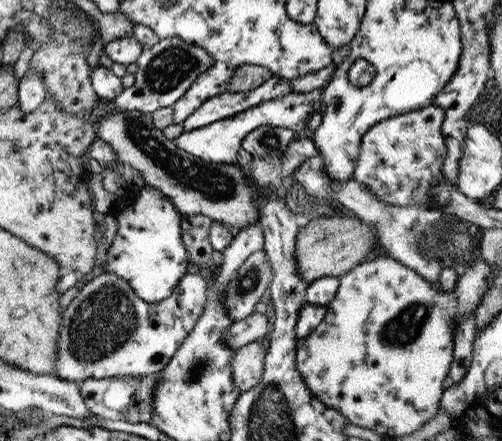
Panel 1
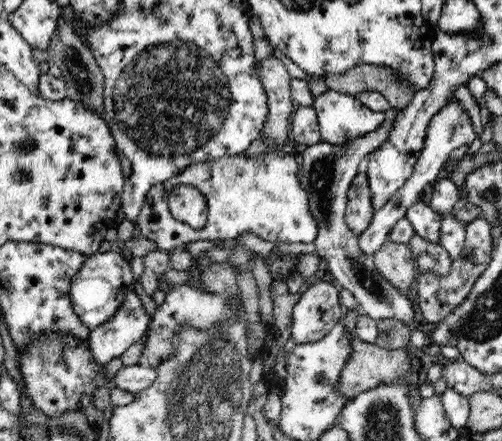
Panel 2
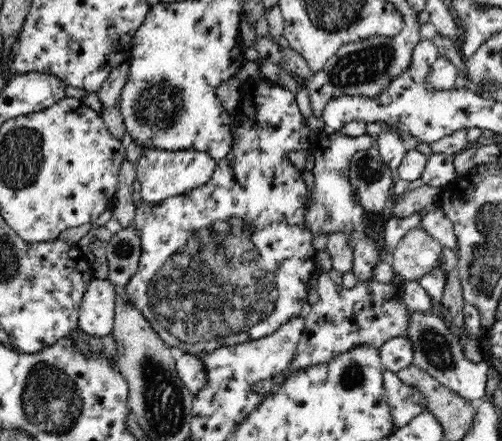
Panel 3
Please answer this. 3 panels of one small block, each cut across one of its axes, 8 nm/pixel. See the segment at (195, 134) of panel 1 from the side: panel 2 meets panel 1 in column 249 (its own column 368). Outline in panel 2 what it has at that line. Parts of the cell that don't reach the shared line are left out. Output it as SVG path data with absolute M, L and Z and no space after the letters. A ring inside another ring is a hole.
M328 89L314 100L322 140L338 144L383 123L384 112L366 107L356 95Z

